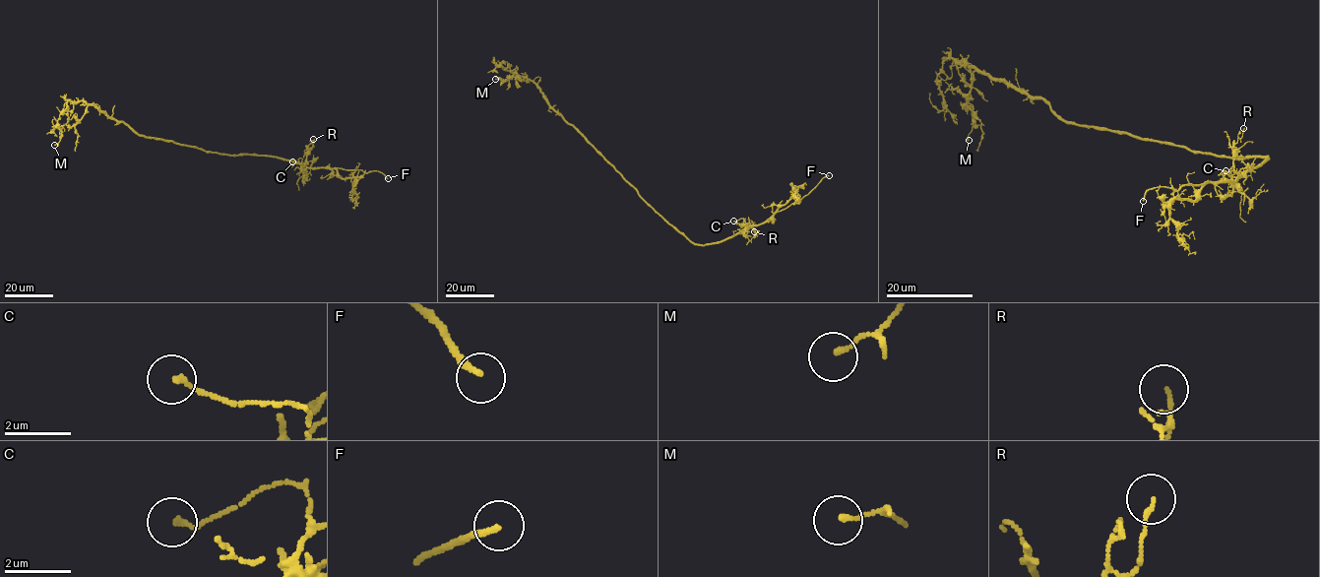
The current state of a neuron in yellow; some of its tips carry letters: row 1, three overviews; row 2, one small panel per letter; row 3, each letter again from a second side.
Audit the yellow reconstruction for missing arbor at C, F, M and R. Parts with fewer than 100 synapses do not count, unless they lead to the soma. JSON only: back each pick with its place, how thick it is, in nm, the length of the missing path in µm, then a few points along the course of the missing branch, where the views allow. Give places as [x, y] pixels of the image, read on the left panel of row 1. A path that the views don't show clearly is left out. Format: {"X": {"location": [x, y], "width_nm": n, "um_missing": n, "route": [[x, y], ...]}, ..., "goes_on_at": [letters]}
{"F": {"location": [388, 178], "width_nm": 200, "um_missing": 20, "route": [[388, 178], [386, 192], [392, 192], [391, 197]]}, "goes_on_at": ["F"]}

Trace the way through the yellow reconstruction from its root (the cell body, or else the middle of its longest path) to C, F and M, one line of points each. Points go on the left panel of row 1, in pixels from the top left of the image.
C: (199, 148), (229, 155), (277, 157), (298, 161), (305, 168), (292, 161)
F: (199, 148), (229, 155), (277, 157), (307, 167), (378, 171), (388, 178)
M: (199, 148), (139, 135), (93, 105), (88, 106), (74, 126), (62, 127), (60, 141), (54, 145)

